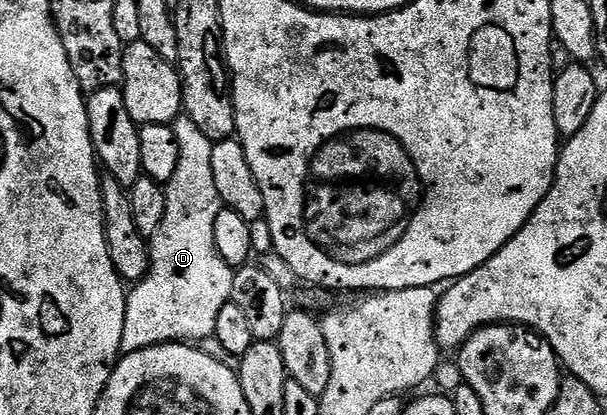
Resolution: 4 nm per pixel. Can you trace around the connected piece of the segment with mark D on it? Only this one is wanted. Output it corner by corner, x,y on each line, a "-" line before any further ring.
186,116
176,119
174,129
178,136
178,169
166,184
166,220
162,220
162,228
158,228
150,240
148,275
143,282
135,283
127,291
126,320
120,345
124,354
160,346
164,342
203,343
203,338
211,339
215,335
218,312
222,312
224,305
232,301
234,270
226,264
226,260
222,260
222,256
218,256
218,248
214,246
214,222
222,209
218,187
214,184
214,143
199,130
194,120

